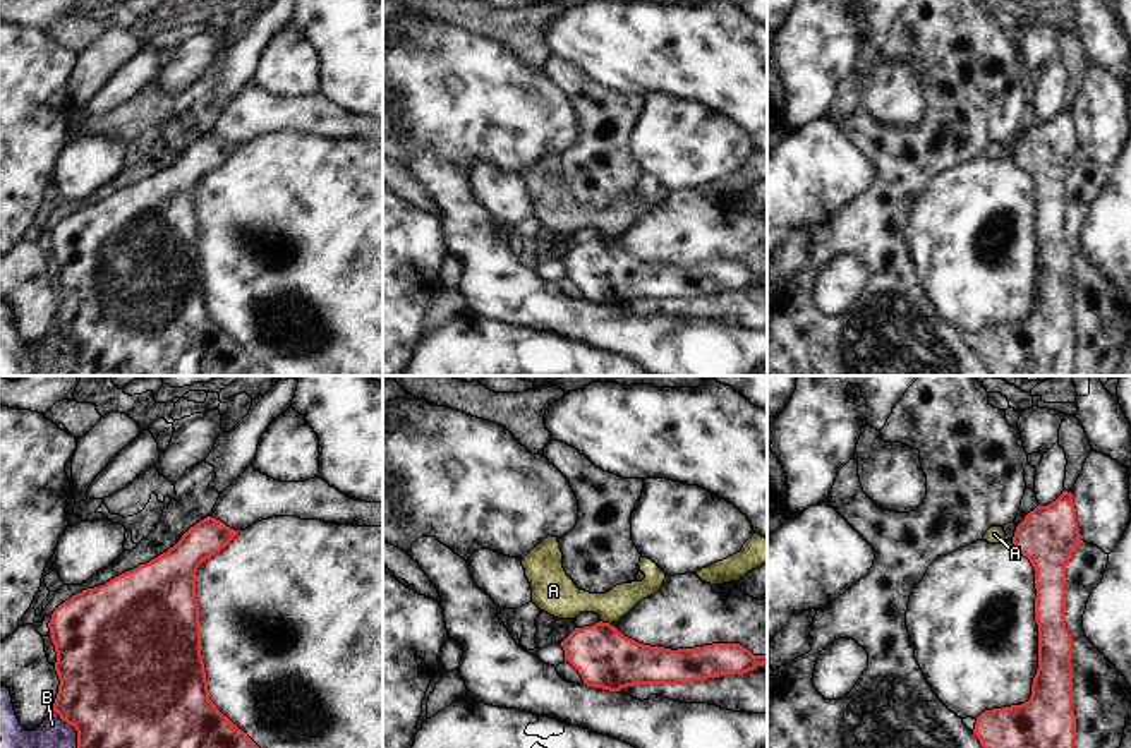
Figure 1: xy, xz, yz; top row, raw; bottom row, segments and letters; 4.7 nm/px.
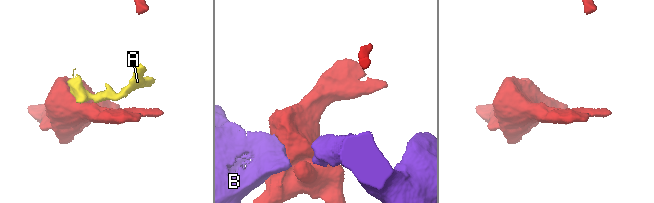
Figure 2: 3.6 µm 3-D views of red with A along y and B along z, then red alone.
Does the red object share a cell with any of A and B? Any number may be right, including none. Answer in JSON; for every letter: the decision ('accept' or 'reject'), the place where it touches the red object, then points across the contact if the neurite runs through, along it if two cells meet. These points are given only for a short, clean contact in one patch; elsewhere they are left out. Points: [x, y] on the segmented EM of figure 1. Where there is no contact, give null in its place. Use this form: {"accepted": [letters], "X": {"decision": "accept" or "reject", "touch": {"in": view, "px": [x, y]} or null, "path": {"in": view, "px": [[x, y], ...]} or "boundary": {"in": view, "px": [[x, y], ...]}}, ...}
{"accepted": [], "A": {"decision": "reject", "touch": {"in": "xz", "px": [606, 623]}, "boundary": {"in": "xz", "px": [[601, 620], [610, 625]]}}, "B": {"decision": "reject", "touch": {"in": "xy", "px": [74, 726]}}}

